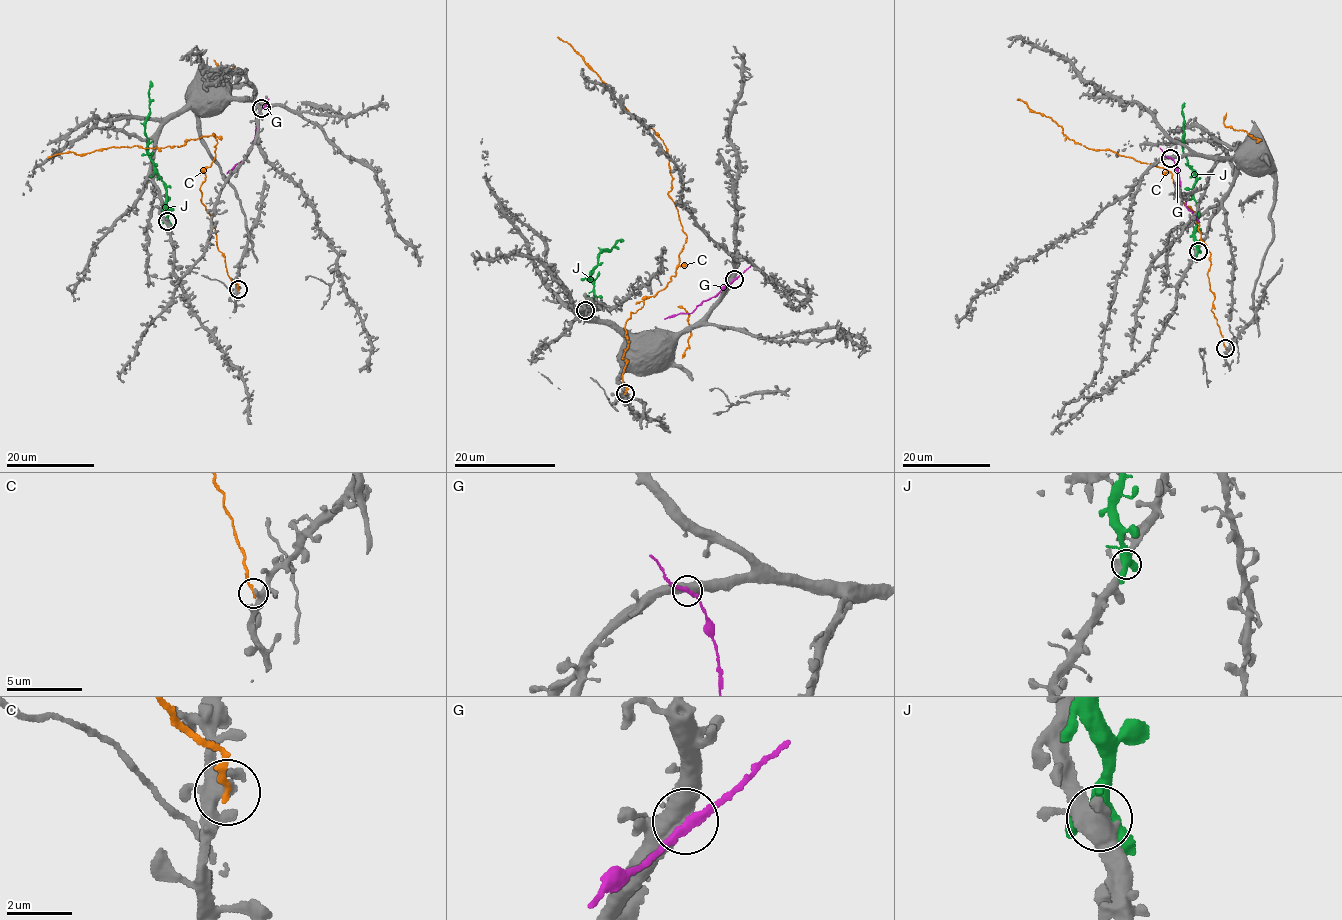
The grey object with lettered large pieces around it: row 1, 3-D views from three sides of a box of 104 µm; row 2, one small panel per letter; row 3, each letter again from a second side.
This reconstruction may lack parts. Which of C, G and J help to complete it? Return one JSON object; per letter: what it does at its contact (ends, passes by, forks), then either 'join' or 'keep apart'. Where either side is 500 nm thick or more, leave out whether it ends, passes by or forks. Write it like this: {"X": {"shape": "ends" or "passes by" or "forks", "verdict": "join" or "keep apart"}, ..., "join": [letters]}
{"C": {"shape": "ends", "verdict": "keep apart"}, "G": {"shape": "passes by", "verdict": "keep apart"}, "J": {"shape": "forks", "verdict": "keep apart"}, "join": []}

